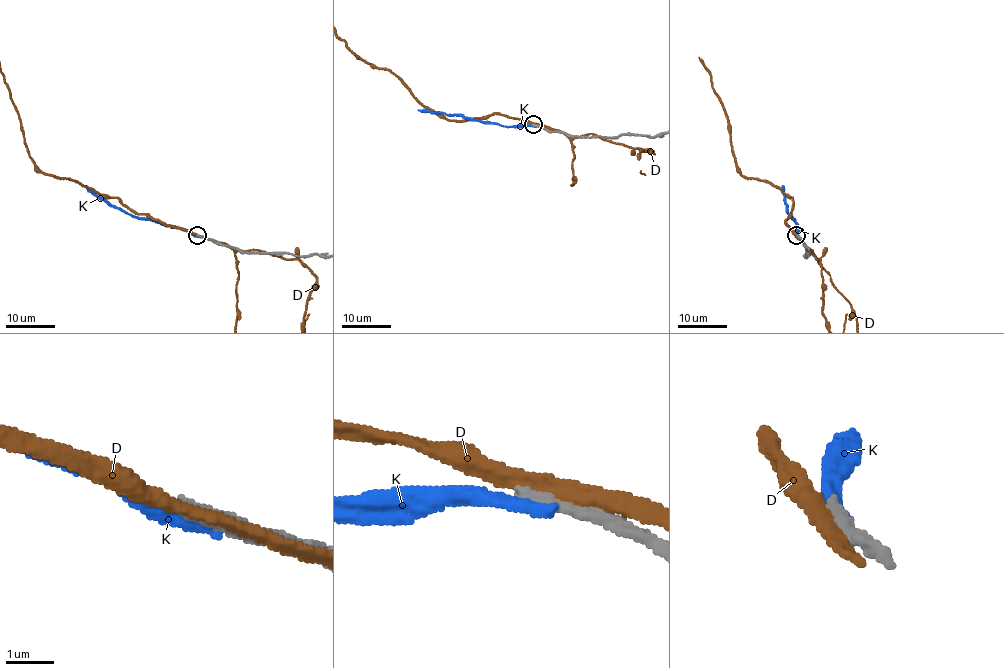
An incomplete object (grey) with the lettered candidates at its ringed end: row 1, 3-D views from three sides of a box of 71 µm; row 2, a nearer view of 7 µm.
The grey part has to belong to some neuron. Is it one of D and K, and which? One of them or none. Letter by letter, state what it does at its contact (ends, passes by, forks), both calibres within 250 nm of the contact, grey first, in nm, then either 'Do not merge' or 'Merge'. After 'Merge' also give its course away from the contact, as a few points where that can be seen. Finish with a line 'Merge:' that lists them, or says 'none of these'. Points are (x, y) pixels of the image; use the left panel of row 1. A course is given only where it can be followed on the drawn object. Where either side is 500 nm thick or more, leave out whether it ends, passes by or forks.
D: It passes by. Thickness 440 nm (grey) against 280 nm. Do not merge
K: It ends there. Thickness 380 nm (grey) against 360 nm. Do not merge
Merge: none of these

